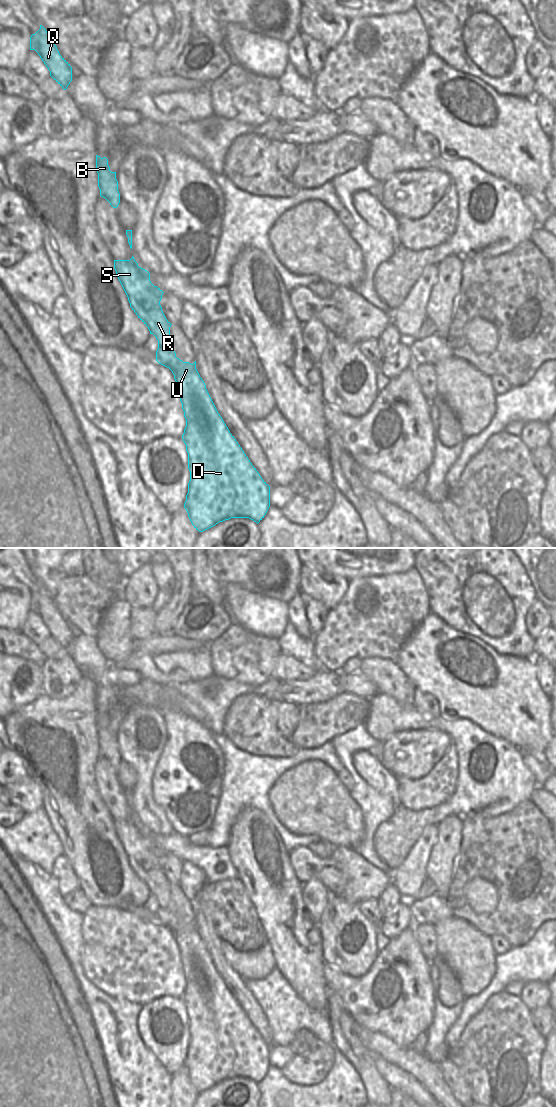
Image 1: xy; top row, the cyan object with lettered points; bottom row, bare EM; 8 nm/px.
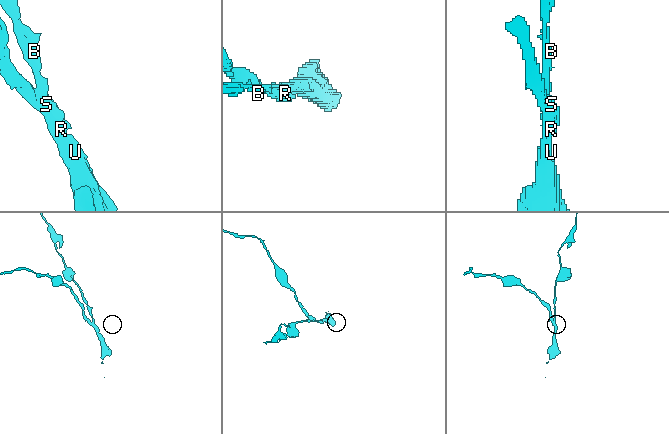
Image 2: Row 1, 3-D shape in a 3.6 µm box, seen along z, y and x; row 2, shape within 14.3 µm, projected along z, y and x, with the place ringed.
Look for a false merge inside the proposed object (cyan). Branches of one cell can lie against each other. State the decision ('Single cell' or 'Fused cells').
Fused cells

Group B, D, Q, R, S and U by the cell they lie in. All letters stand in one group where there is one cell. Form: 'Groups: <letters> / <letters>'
Groups: B D Q U / R S

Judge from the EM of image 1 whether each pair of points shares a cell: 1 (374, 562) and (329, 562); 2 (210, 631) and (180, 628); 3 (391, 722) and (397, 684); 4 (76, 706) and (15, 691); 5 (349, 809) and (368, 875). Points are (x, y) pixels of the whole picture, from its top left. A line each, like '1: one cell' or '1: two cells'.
1: one cell
2: one cell
3: two cells
4: two cells
5: two cells

